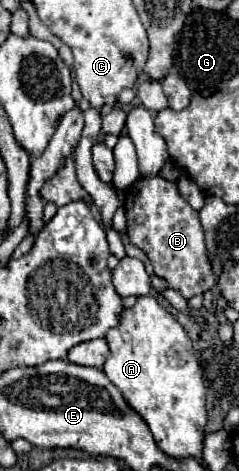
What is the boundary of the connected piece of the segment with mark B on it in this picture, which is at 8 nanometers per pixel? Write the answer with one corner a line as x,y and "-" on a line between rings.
140,177
124,193
124,211
128,219
128,239
132,245
142,249
154,265
154,273
168,281
170,289
182,293
184,299
190,299
198,293
208,291
216,277
210,267
210,259
204,247
204,231
188,201
178,193
172,181
162,177

